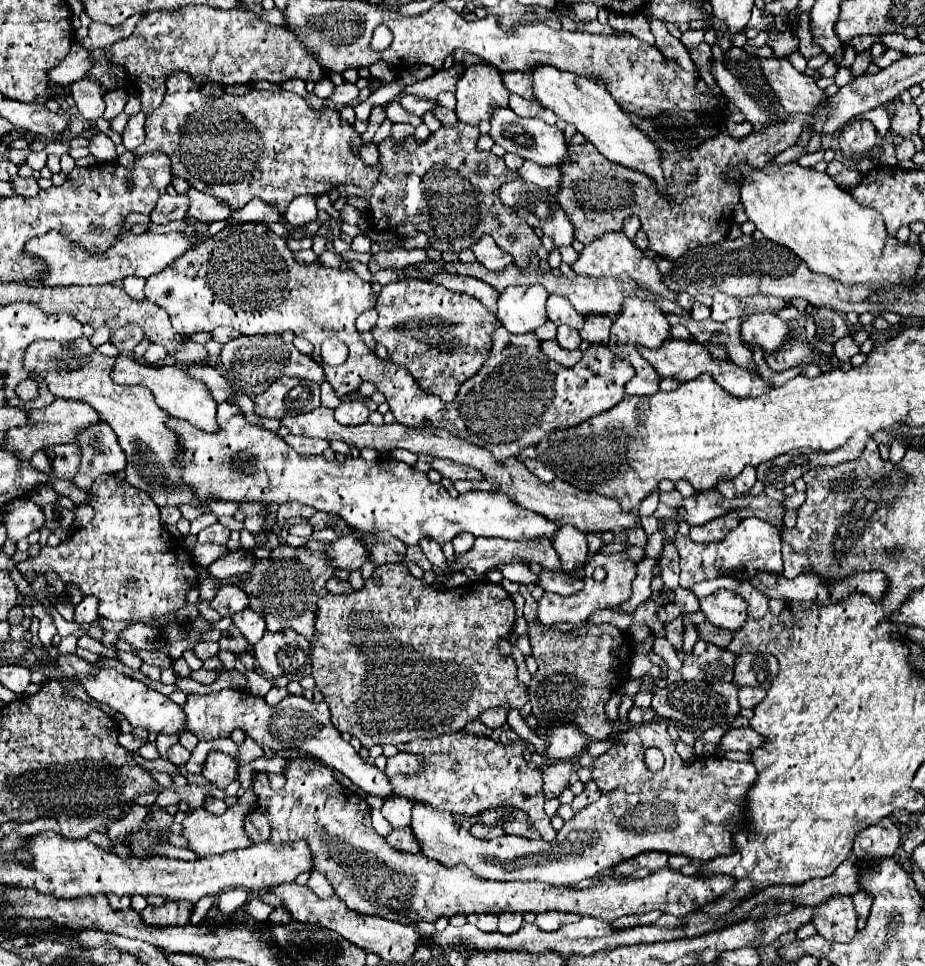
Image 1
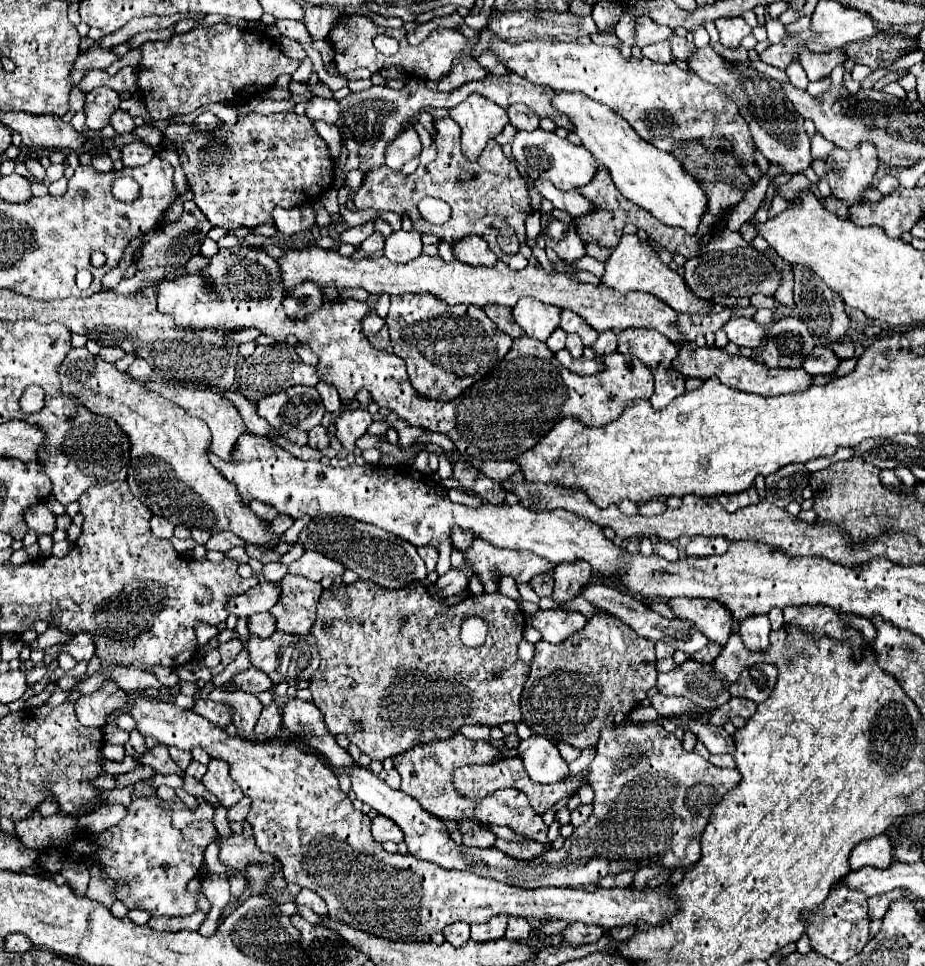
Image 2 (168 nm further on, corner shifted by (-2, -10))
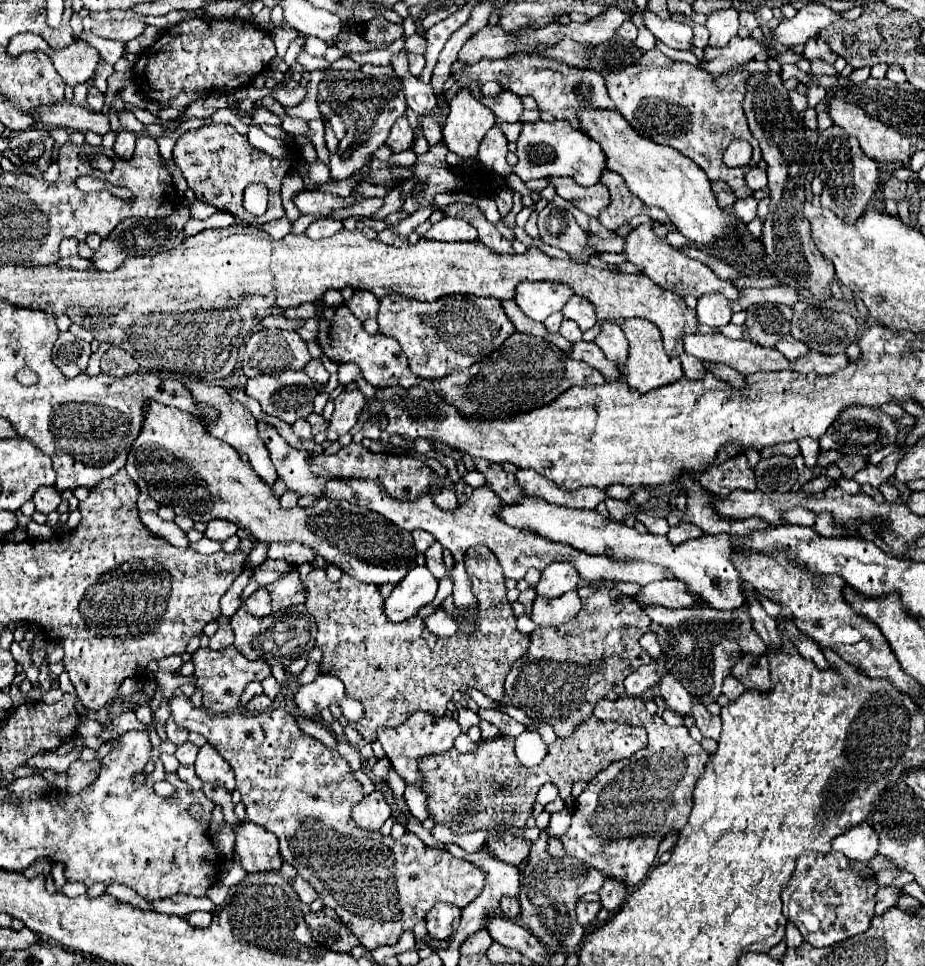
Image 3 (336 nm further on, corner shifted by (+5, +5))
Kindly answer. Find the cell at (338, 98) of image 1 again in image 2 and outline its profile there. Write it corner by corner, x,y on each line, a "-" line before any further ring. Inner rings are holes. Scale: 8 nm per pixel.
313,97
309,101
309,107
305,111
305,115
311,121
327,121
327,123
337,123
339,115
341,115
341,105
337,99
321,99
321,97

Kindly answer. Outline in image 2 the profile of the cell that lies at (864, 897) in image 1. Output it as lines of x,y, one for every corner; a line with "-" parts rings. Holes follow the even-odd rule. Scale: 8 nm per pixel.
901,889
889,891
889,893
885,893
885,895
869,897
869,899
867,899
867,905
869,905
869,917
871,917
871,919
881,919
881,917
887,913
889,903
891,903
893,899
899,899
899,897
903,897
903,891
901,891

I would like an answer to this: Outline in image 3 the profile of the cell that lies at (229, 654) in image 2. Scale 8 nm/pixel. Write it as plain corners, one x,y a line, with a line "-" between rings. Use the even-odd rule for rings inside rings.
222,624
222,626
218,628
218,632
210,638
210,648
212,648
212,650
222,650
222,648
232,646
232,642
234,642
234,632
232,632
232,628
230,628
228,624

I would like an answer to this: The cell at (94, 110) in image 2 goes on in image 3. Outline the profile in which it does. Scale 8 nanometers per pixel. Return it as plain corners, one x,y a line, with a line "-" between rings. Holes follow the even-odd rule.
92,86
92,88
88,90
86,104
88,104
88,108
90,108
90,110
100,112
100,110
102,110
102,106
104,106
104,94
102,94
102,92
100,92
96,86

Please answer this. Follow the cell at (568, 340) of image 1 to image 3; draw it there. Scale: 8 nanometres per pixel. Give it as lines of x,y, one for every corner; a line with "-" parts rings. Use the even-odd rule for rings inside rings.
564,320
564,322
562,322
562,326
560,326
560,334
562,334
568,342
572,342
572,344
582,340
582,332
580,332
578,324
572,322
572,320

